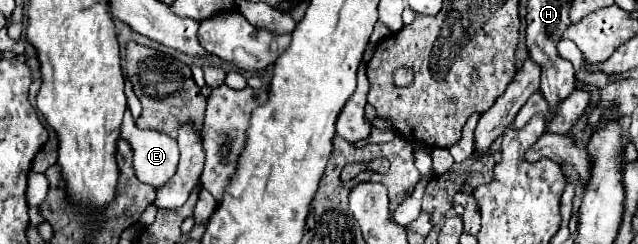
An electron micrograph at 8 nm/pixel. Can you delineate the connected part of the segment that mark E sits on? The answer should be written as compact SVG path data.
M131 111L125 113L121 137L133 149L133 167L141 183L161 187L175 175L179 161L179 147L175 139L161 131L137 129Z

